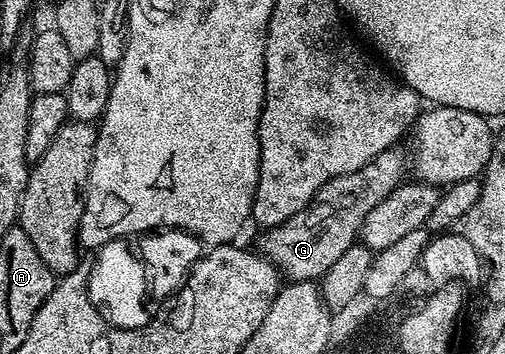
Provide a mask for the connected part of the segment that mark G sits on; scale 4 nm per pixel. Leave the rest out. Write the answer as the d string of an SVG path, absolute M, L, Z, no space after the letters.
M401 147L384 149L376 159L359 167L359 171L351 171L347 175L339 175L323 183L323 187L317 192L316 200L303 211L291 215L291 219L273 229L265 229L262 232L260 252L268 257L282 278L289 281L316 282L324 277L327 271L331 271L331 266L343 256L343 251L347 251L347 247L354 245L367 215L375 207L379 207L379 203L383 203L383 199L387 199L387 195L391 195L391 191L395 191L398 185L406 180L405 173L407 177L407 153L405 157Z

